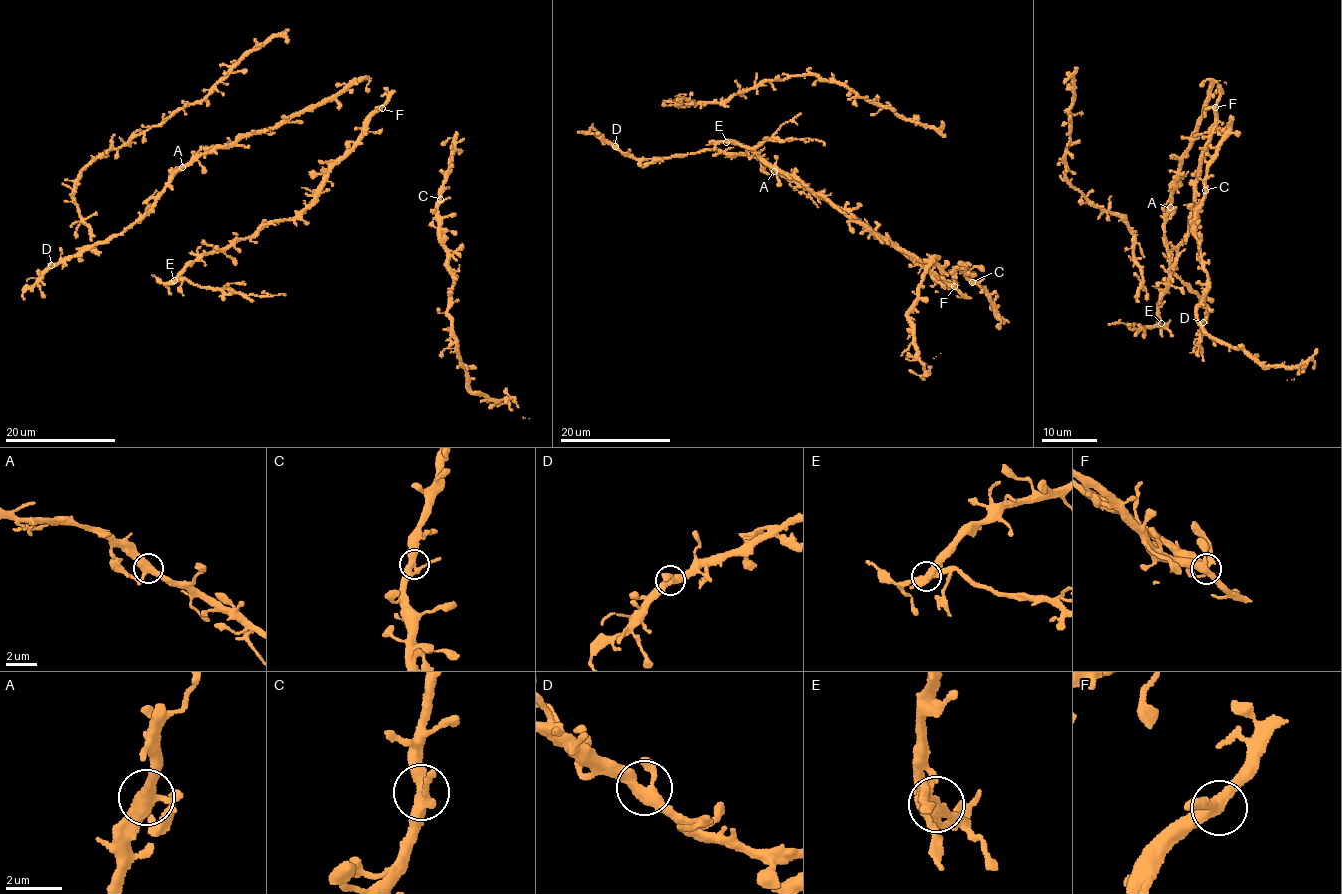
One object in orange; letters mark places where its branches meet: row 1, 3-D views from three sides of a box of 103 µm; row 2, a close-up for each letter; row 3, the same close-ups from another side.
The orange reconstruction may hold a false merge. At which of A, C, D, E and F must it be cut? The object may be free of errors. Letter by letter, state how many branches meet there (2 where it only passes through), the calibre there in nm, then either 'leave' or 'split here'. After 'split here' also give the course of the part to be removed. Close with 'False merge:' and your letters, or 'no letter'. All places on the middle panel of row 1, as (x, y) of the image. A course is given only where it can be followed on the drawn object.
A: 3 | 380 nm | leave
C: 3 | 380 nm | leave
D: 3 | 360 nm | leave
E: 3 | 380 nm | split here | (726, 142), (735, 141), (748, 148), (756, 147), (766, 140), (809, 138), (824, 145)
F: 3 | 360 nm | leave
False merge: E

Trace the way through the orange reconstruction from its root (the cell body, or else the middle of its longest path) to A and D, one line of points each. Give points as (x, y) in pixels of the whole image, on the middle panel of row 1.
A: (906, 256), (847, 212), (774, 171)
D: (906, 256), (854, 216), (811, 194), (752, 156), (705, 150), (660, 159), (637, 159), (627, 156), (615, 146)

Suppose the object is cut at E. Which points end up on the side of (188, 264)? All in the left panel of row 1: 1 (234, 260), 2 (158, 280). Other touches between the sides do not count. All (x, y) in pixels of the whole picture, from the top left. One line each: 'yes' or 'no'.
1: yes
2: yes

